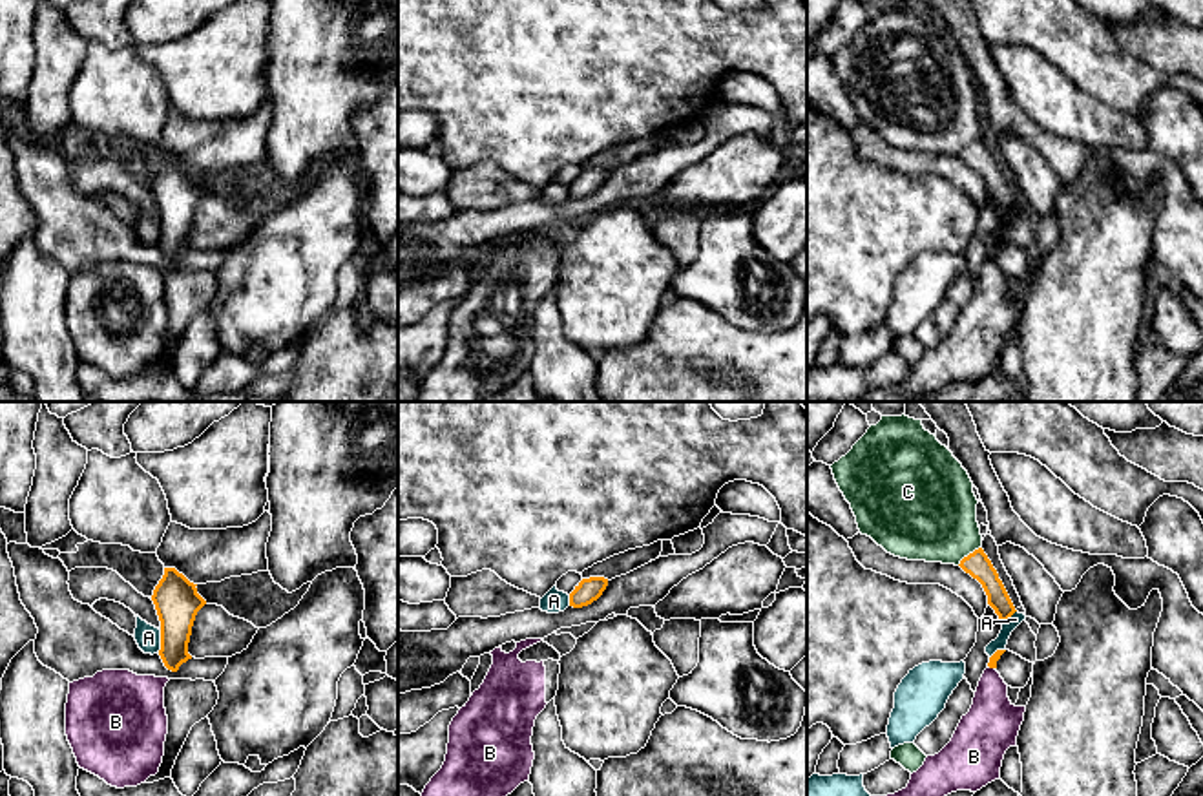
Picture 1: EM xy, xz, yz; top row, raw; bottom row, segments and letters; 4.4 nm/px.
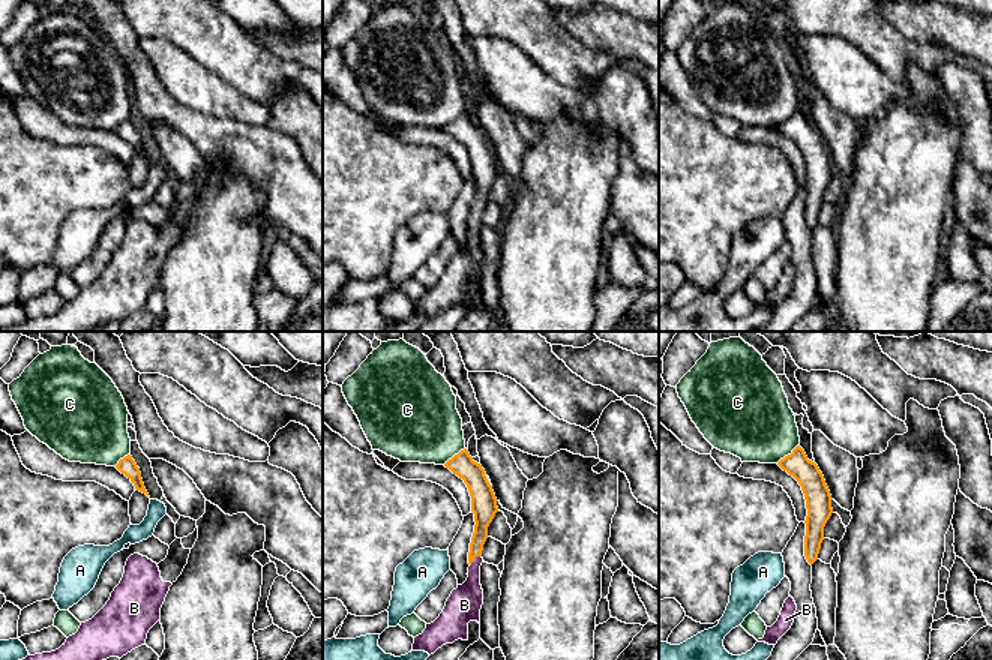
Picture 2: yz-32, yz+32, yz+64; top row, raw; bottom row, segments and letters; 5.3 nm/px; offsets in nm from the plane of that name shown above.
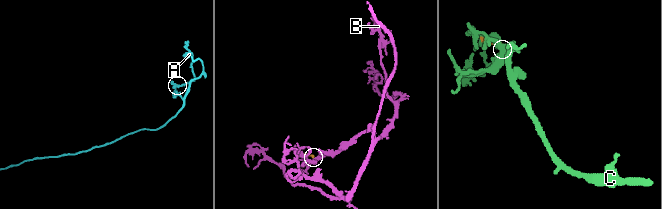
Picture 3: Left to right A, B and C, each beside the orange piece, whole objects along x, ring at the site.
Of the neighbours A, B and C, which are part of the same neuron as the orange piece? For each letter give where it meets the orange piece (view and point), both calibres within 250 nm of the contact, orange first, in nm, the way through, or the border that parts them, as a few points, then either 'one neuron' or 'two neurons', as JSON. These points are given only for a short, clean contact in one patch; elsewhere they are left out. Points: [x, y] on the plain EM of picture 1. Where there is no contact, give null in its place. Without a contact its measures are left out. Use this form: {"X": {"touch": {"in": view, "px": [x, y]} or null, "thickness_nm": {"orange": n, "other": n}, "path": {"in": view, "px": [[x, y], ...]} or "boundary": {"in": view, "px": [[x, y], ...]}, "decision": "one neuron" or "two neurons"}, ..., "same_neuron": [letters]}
{"A": {"touch": {"in": "xy", "px": [161, 232]}, "thickness_nm": {"orange": 200, "other": 110}, "boundary": {"in": "xy", "px": [[161, 221], [161, 240], [157, 243]]}, "decision": "two neurons"}, "B": {"touch": {"in": "yz", "px": [992, 258]}, "thickness_nm": {"orange": 40, "other": 240}, "path": {"in": "yz", "px": [[997, 245], [992, 258], [992, 314]]}, "decision": "one neuron"}, "C": {"touch": {"in": "yz", "px": [970, 145]}, "thickness_nm": {"orange": 110, "other": 420}, "decision": "two neurons"}, "same_neuron": ["B"]}

